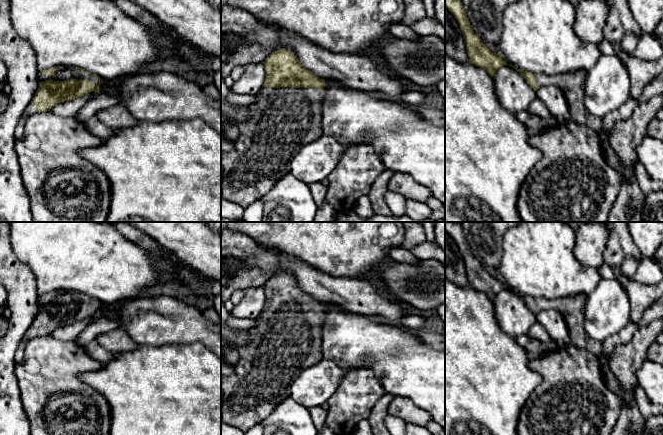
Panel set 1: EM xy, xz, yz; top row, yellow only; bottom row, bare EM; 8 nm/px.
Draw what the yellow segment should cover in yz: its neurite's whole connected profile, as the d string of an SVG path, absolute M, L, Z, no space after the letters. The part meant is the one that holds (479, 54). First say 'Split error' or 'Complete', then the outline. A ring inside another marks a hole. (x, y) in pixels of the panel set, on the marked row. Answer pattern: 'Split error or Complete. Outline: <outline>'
Split error. Outline: M445 0L445 7L455 16L462 30L469 62L485 69L491 76L494 76L502 66L509 65L524 77L534 91L541 86L558 87L566 99L571 120L597 132L601 131L603 119L591 115L584 105L586 70L548 76L518 69L511 64L507 64L500 53L491 52L482 42L481 38L471 28L461 0Z

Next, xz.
Split error. Outline: M279 49L270 53L264 61L266 80L263 88L257 94L257 100L248 105L250 116L243 122L235 122L221 115L221 139L232 142L231 151L221 151L222 196L227 201L247 208L285 175L290 173L290 161L306 144L323 135L320 105L324 95L325 80L317 77L304 68L299 59L290 49ZM234 125L239 130L239 136L230 140L223 134L222 128Z

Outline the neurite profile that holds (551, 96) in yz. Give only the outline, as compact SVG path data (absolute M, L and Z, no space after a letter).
M541 86L535 92L536 98L540 99L548 108L552 125L560 125L571 120L566 99L558 87Z

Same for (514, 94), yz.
M504 65L492 77L497 99L504 109L513 114L528 110L536 92L515 68Z

